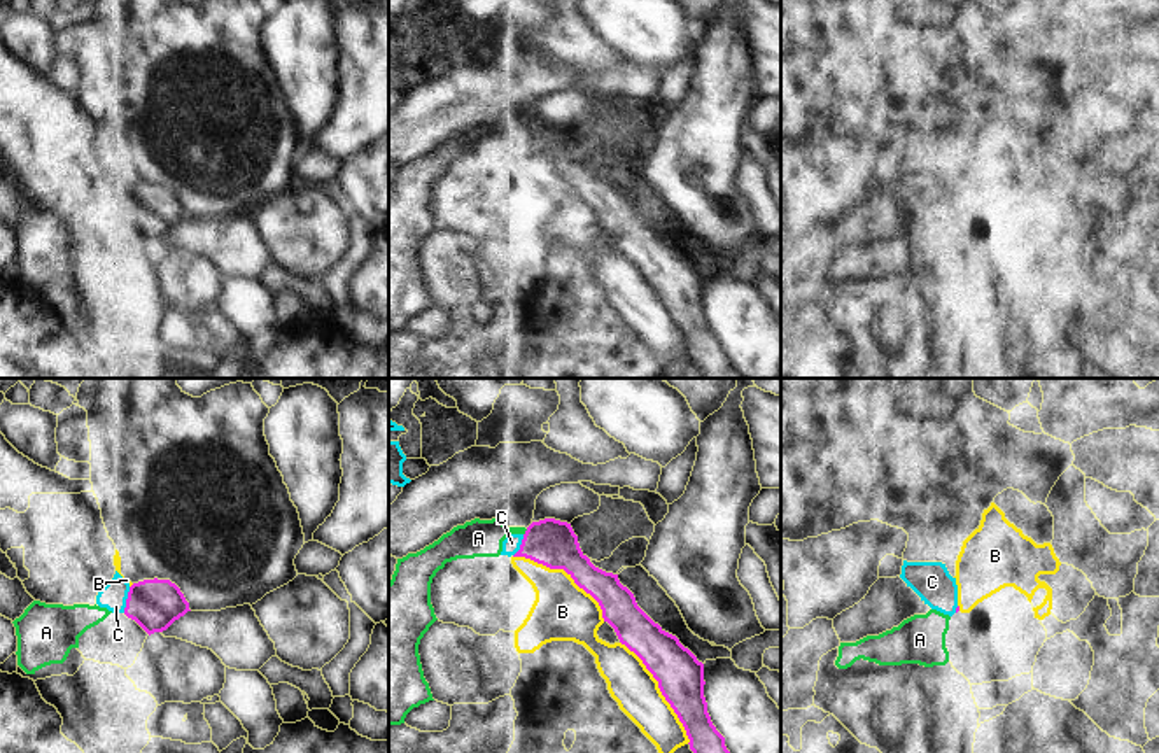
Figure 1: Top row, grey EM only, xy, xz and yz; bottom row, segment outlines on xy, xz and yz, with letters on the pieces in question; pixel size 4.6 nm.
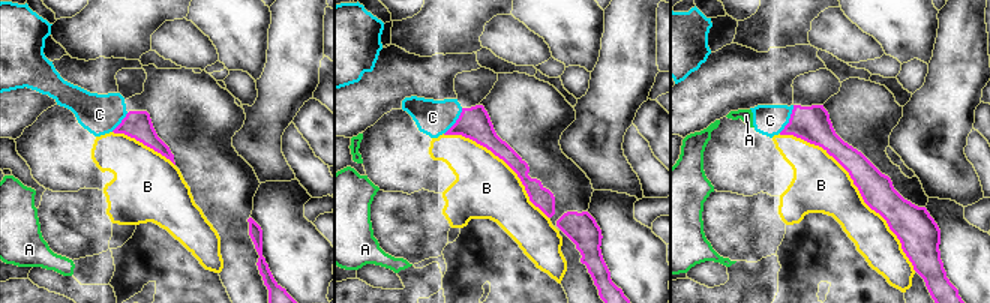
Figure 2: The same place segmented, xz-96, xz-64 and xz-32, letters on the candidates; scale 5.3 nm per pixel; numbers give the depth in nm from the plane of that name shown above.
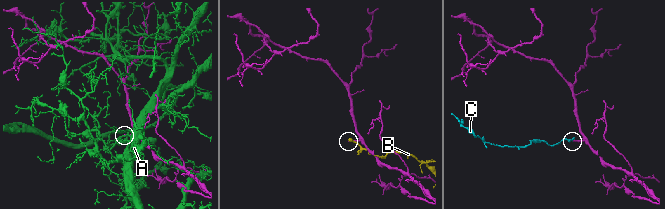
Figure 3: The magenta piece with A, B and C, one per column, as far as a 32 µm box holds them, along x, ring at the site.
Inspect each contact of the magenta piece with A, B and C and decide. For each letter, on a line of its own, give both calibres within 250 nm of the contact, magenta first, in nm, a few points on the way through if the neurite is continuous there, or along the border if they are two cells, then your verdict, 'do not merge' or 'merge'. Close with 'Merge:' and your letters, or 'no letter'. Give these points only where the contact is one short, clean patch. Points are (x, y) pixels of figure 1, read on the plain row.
A: 220 nm thick on the magenta side, 180 nm on the other; border along xz (527, 137), (524, 142); do not merge
B: 220 nm thick on the magenta side, 280 nm on the other; do not merge
C: 240 nm thick on the magenta side, 120 nm on the other; runs through xy (154, 212), (126, 207), (112, 204); merge
Merge: C

